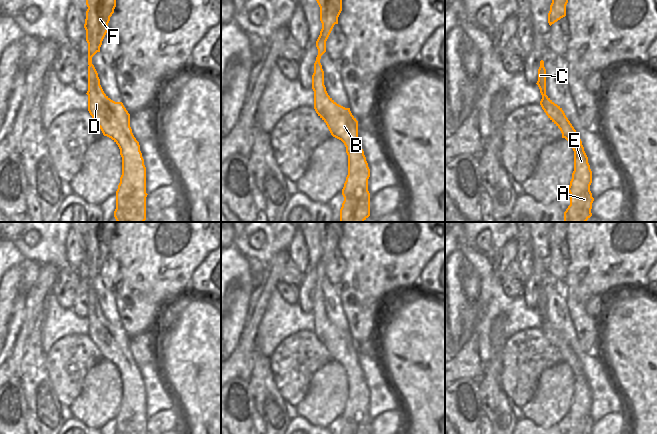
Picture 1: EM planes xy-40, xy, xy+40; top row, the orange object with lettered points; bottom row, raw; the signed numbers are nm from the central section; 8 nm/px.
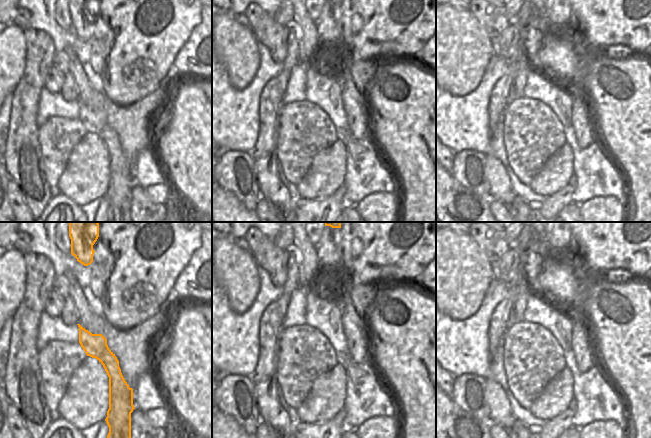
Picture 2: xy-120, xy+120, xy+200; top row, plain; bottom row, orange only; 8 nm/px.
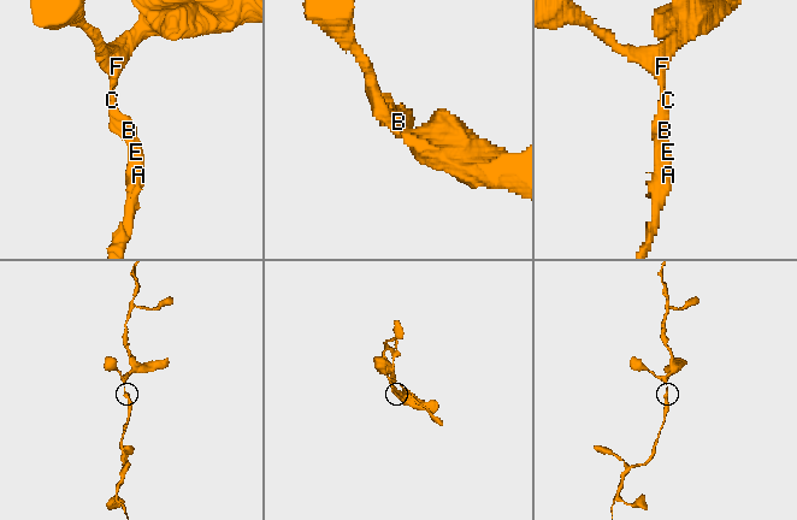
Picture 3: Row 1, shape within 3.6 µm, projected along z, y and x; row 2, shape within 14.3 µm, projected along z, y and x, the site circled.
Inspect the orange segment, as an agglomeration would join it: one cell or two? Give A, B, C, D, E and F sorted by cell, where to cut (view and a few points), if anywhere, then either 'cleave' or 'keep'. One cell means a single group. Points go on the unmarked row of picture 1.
A B C D E F | no cut | keep

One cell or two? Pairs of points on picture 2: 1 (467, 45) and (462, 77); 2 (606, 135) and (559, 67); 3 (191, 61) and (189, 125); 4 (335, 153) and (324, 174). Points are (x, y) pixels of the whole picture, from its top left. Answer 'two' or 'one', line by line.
1: one
2: one
3: two
4: one

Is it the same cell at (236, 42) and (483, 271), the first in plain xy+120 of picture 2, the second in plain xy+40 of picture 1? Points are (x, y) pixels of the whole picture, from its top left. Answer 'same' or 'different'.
different

